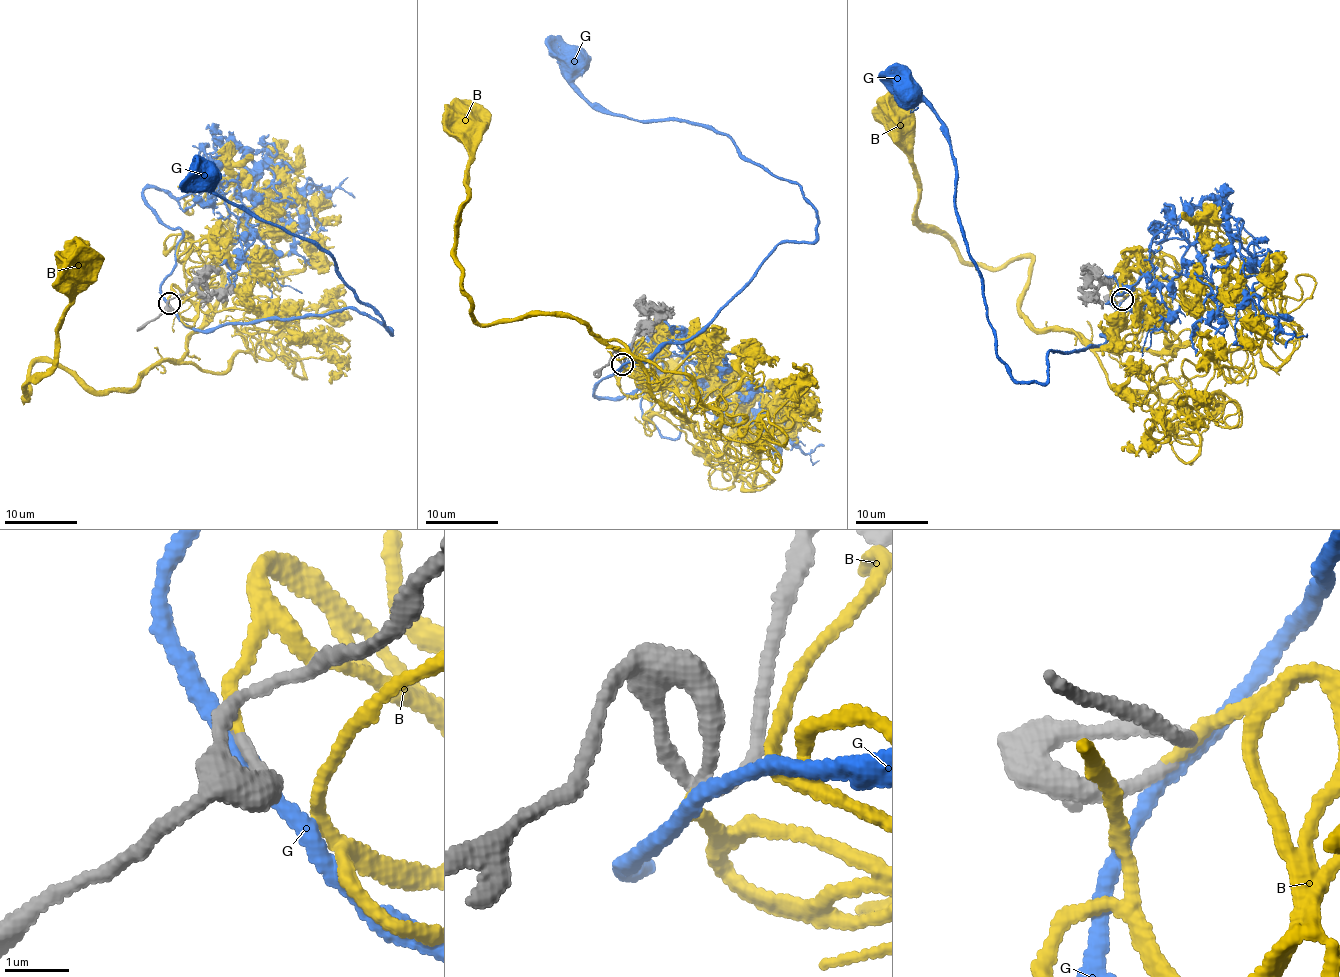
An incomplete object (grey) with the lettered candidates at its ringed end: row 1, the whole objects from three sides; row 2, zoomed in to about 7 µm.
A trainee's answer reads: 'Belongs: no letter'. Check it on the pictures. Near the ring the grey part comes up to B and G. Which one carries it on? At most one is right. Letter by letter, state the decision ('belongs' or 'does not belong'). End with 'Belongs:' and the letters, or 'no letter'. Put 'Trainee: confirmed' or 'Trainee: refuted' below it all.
B: belongs
G: does not belong
Belongs: B
Trainee: refuted

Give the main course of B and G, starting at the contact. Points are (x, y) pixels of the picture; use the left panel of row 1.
B: (168, 303), (219, 293), (186, 353), (89, 392), (37, 362), (26, 400), (81, 264)
G: (169, 306), (191, 329), (207, 331), (349, 308), (393, 334), (342, 278), (336, 260), (252, 217), (204, 182)

